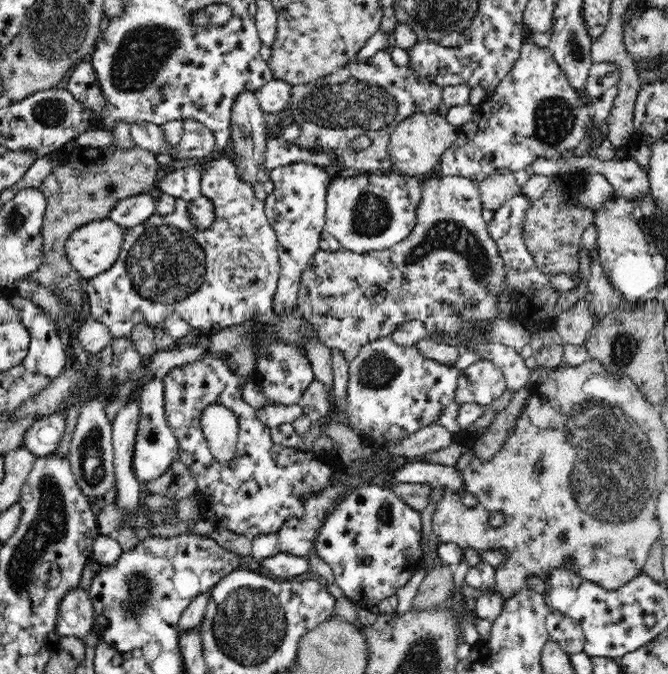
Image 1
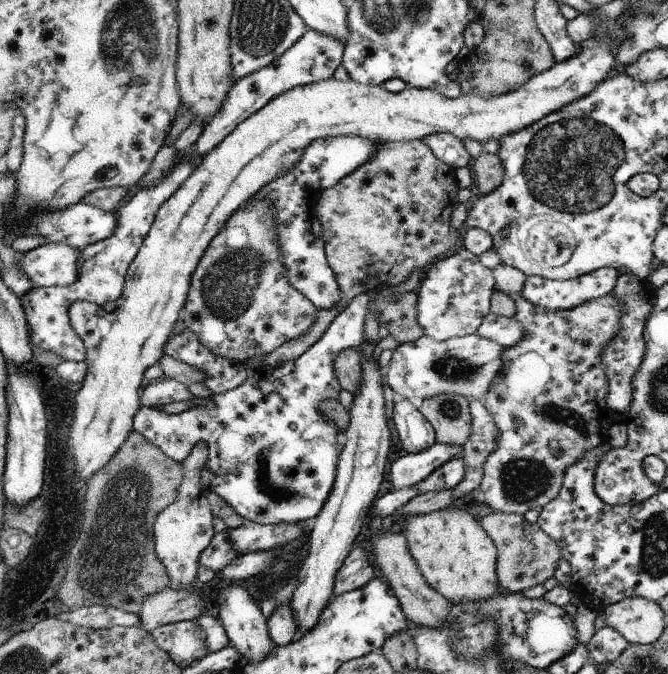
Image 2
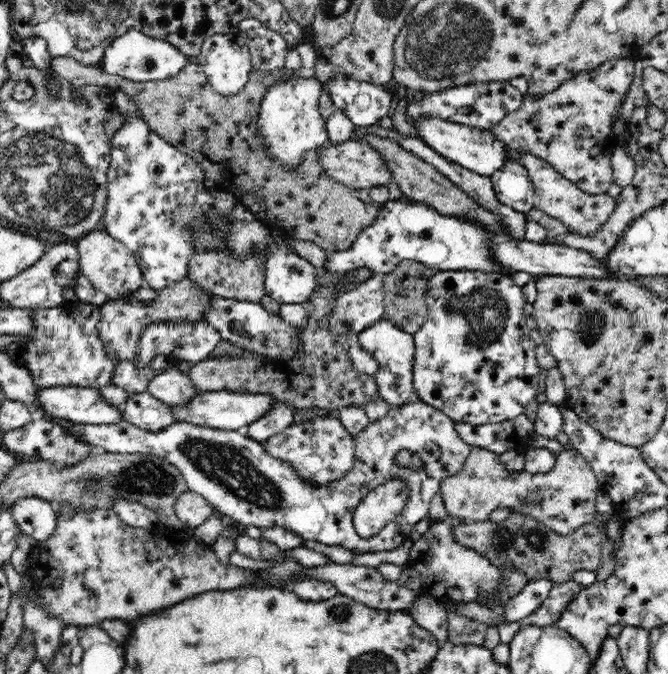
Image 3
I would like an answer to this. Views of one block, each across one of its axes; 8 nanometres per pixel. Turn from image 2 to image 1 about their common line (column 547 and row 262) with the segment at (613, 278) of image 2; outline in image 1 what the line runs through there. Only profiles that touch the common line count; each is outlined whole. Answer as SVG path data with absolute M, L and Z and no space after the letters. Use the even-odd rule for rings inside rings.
M296 162L271 170L274 190L264 200L265 214L277 236L279 279L272 308L278 315L292 315L297 308L301 274L310 268L312 257L319 251L320 235L325 230L328 185L338 174L327 168Z

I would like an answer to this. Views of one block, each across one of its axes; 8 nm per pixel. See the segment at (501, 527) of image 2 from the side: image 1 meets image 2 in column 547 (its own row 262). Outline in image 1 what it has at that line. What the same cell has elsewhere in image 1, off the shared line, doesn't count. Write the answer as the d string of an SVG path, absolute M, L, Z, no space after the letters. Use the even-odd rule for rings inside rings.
M572 171L560 172L552 175L548 190L539 199L531 200L531 205L526 210L526 216L522 220L523 241L531 252L535 266L545 272L550 278L554 274L567 274L576 279L576 286L580 282L580 238L586 230L586 226L592 224L592 216L579 202L577 193L588 174Z

